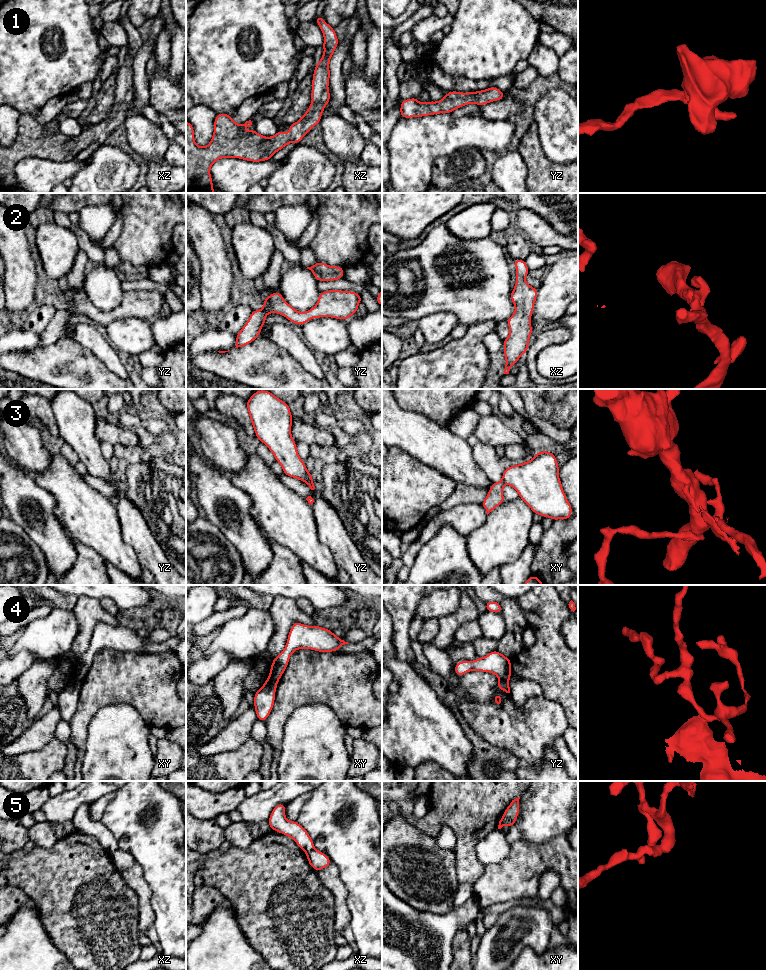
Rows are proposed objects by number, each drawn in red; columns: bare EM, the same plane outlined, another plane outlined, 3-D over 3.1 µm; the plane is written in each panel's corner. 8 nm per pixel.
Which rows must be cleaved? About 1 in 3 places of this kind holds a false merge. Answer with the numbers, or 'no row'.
3, 4, 5

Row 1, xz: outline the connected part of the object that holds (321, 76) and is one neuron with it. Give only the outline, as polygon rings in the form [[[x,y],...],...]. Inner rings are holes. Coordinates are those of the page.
[[[317,16],[314,21],[318,24],[324,36],[322,45],[324,53],[314,68],[311,91],[311,100],[313,103],[307,108],[306,113],[297,122],[288,126],[290,129],[289,133],[284,133],[282,130],[279,130],[272,137],[260,135],[255,129],[242,134],[242,129],[252,125],[251,120],[242,124],[236,124],[231,115],[225,113],[216,114],[213,137],[206,147],[199,147],[195,143],[194,127],[186,121],[186,193],[215,193],[210,168],[217,160],[221,158],[239,158],[251,162],[268,161],[287,144],[291,142],[299,144],[303,137],[315,125],[320,123],[324,108],[330,102],[330,90],[327,88],[330,80],[329,64],[339,40],[334,28],[327,24],[322,16]]]

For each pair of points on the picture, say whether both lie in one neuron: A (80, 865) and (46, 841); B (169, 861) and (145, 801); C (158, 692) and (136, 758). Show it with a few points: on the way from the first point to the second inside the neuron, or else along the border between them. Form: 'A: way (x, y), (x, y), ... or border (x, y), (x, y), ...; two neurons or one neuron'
A: border (58, 839), (47, 848), (36, 846); two neurons
B: way (164, 843), (159, 838), (159, 808); one neuron
C: border (133, 706), (149, 727); two neurons

